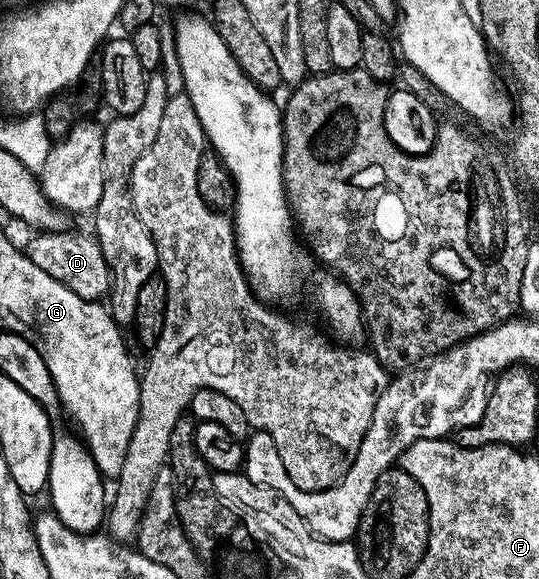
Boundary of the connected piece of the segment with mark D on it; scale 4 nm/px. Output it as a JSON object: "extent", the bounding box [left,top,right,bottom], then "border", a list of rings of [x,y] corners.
{"extent":[26,230,112,300],"border":[[[75,230],[41,231],[26,245],[26,251],[30,262],[34,262],[34,266],[39,266],[45,274],[50,274],[50,278],[62,282],[62,286],[74,290],[74,294],[87,300],[100,300],[109,295],[112,286],[112,272],[108,269],[108,263],[95,235],[83,236],[82,233],[75,232]]]}

